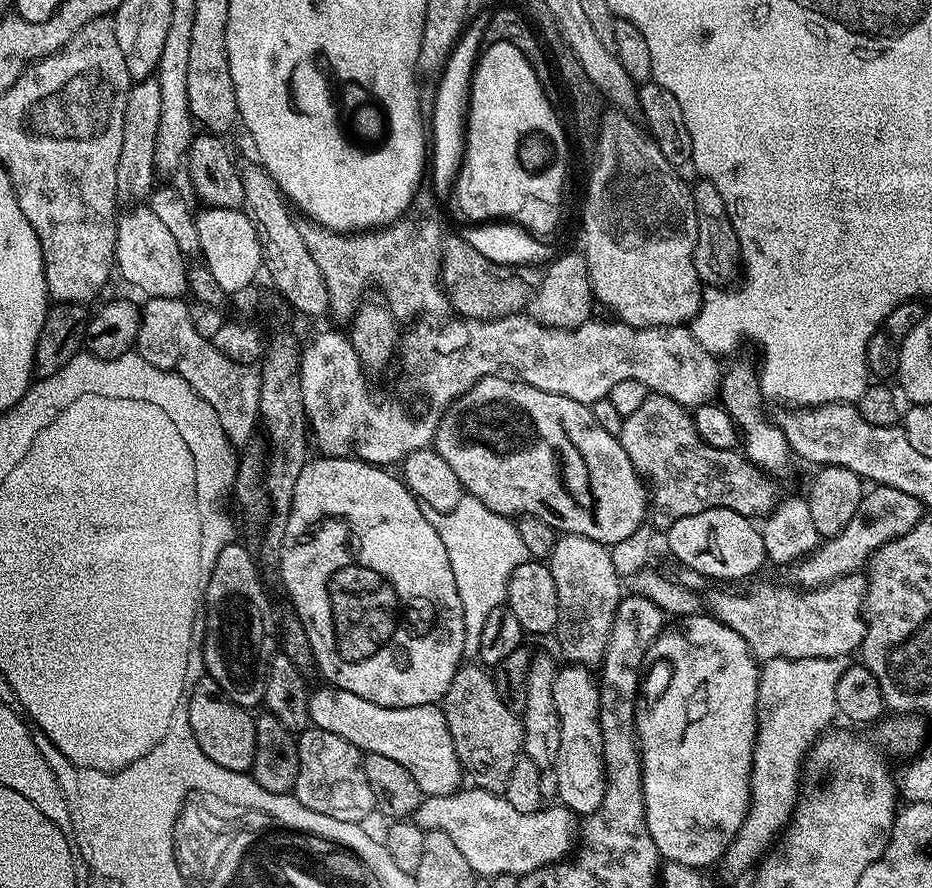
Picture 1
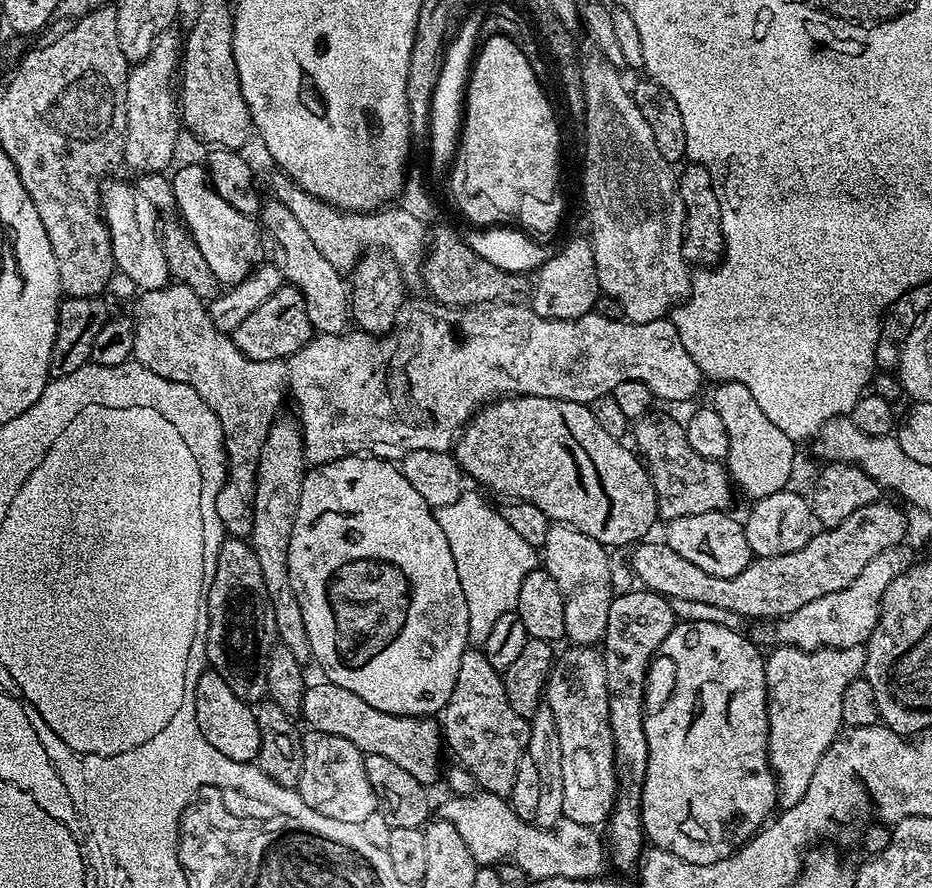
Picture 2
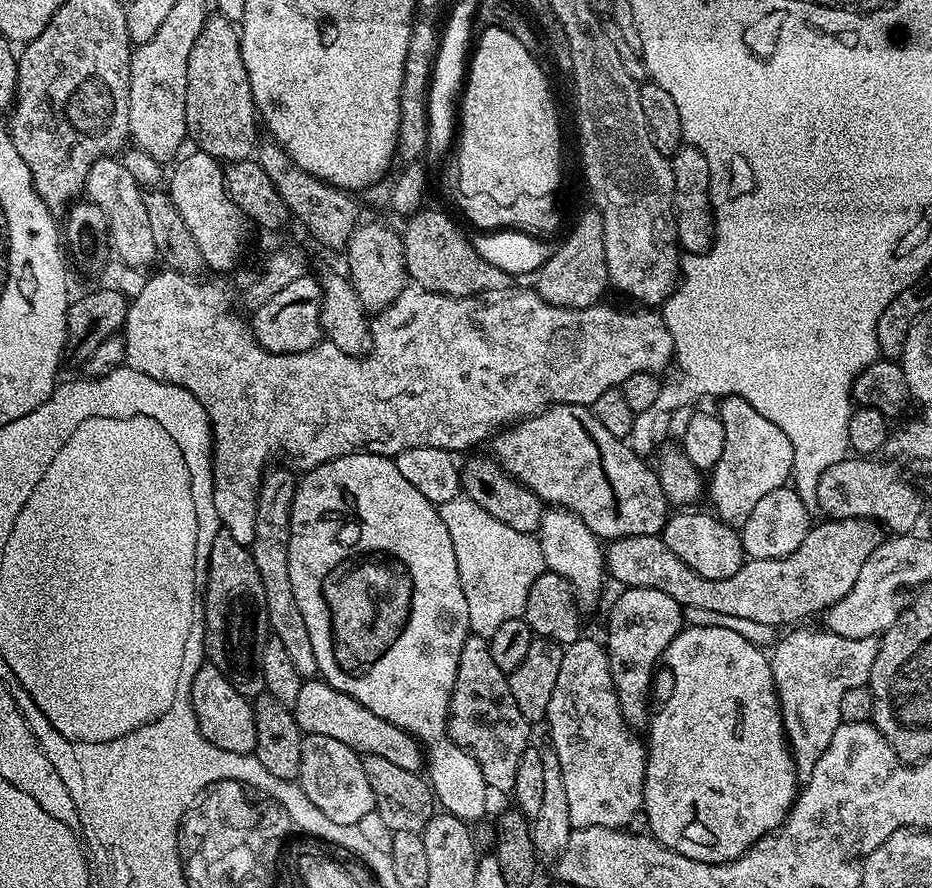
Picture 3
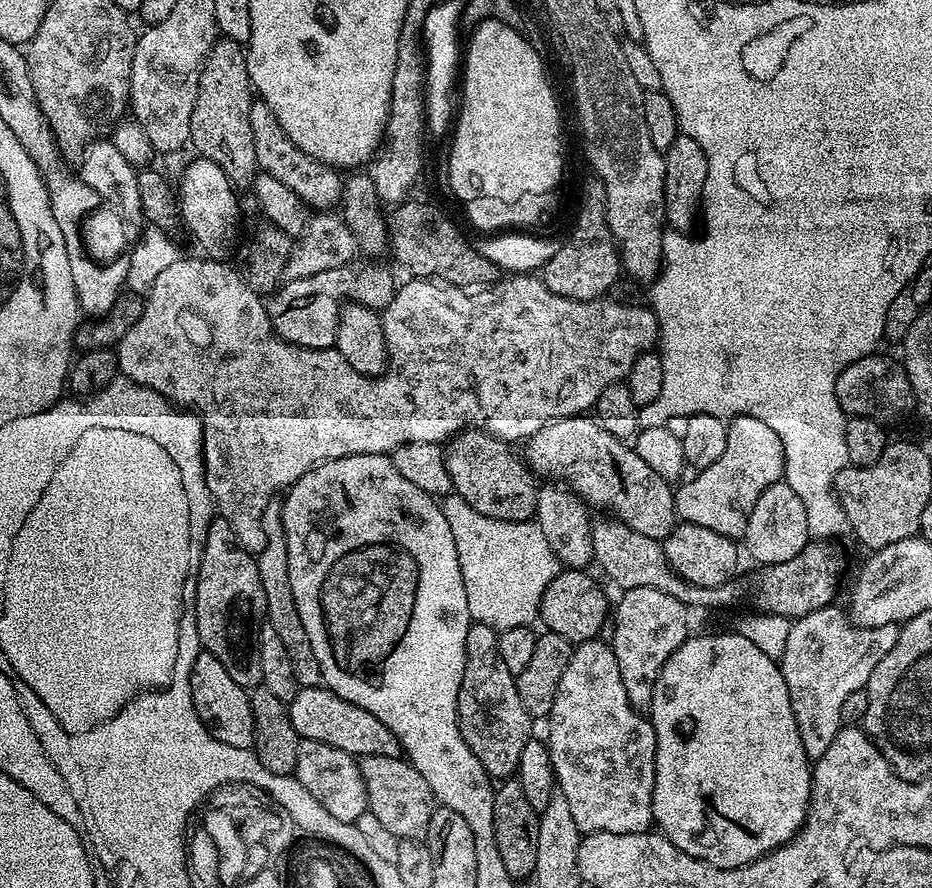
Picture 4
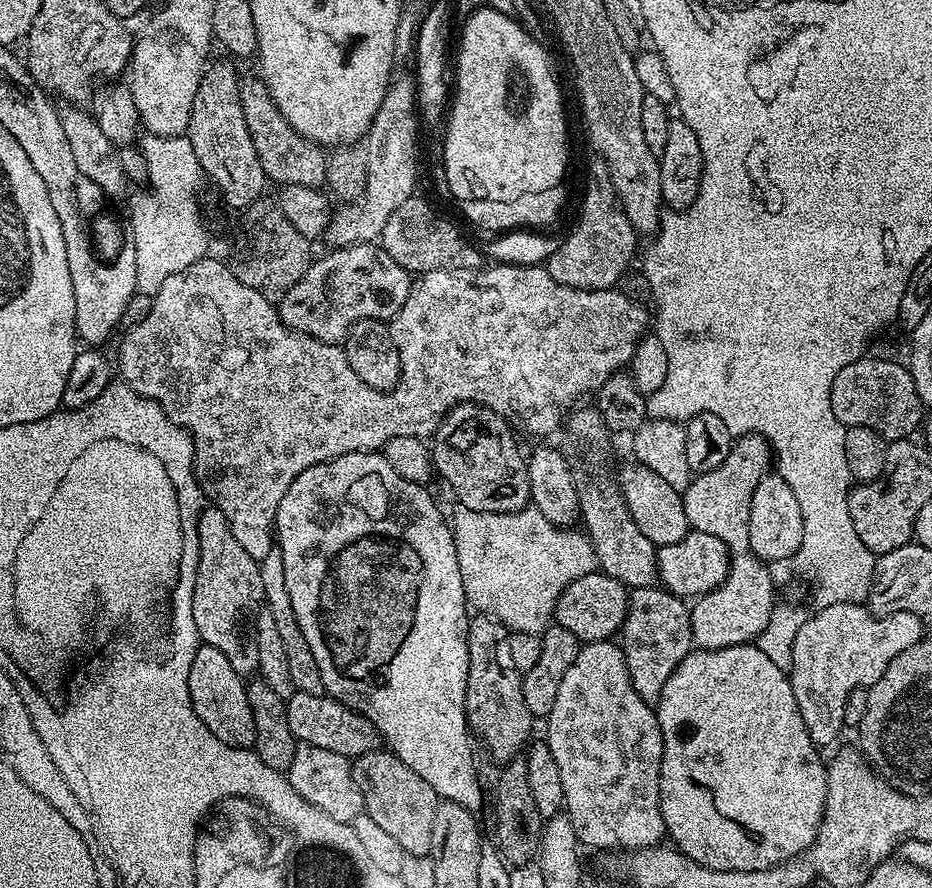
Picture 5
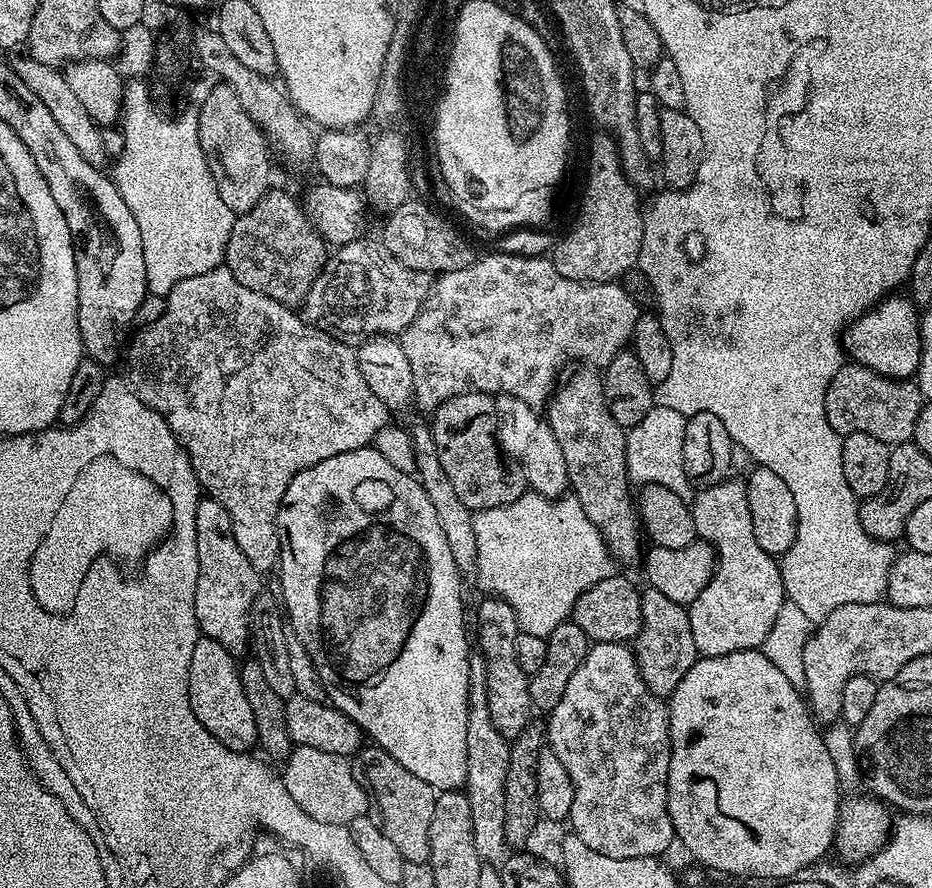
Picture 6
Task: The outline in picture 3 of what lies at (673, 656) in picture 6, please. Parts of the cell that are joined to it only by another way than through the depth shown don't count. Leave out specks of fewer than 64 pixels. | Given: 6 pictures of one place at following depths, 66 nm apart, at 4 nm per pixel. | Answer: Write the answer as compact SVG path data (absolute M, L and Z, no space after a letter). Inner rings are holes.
M624 588L608 612L608 661L610 678L618 694L618 706L629 728L636 730L649 719L650 697L654 692L654 673L666 646L685 627L684 609L670 594L649 588Z

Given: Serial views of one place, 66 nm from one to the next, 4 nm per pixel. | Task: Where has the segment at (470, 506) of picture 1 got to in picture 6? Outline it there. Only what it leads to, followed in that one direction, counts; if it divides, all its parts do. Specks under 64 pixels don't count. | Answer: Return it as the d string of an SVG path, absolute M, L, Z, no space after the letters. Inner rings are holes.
M529 490L506 506L473 512L472 521L478 542L474 579L487 595L510 602L526 634L549 636L554 626L571 617L573 606L590 586L617 571L604 535L586 518L574 495L553 498Z

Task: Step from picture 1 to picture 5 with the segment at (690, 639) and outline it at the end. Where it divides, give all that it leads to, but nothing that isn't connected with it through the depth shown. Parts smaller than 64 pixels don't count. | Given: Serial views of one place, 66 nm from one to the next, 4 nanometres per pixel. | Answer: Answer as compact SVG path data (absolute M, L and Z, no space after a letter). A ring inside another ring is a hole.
M755 643L726 646L725 648L696 648L670 674L662 694L654 704L658 726L662 730L662 774L660 775L660 805L664 819L664 831L671 843L694 862L723 872L753 872L766 870L776 864L785 864L790 858L802 854L814 842L820 829L826 806L828 769L826 760L820 757L821 749L810 738L806 722L802 722L802 710L794 699L794 690L789 673L770 662L770 658L757 648Z

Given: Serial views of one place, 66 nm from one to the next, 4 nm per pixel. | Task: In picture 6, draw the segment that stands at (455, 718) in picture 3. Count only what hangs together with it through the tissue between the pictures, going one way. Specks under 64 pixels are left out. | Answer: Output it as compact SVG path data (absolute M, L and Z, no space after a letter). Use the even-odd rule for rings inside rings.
M485 595L483 599L484 601L476 608L476 632L474 628L474 636L475 639L476 636L480 639L480 652L484 655L482 664L486 674L486 694L490 706L490 718L494 718L494 726L502 735L515 738L534 716L532 699L528 689L530 678L524 673L522 666L518 666L518 658L516 657L516 639L521 633L520 623L510 606L510 602L500 599L498 596Z

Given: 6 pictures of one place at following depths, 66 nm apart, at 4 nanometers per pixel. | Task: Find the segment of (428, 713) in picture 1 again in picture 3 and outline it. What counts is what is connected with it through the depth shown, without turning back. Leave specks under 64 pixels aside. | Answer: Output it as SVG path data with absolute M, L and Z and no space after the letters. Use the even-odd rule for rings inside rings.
M305 679L298 690L298 698L290 707L296 725L305 734L326 734L326 738L343 742L364 756L386 758L394 762L394 766L402 766L402 770L420 772L425 767L426 753L419 740L415 740L406 730L394 726L394 722L378 718L374 710L366 710L362 702L350 698L350 694L342 694L342 690L334 690L323 679Z

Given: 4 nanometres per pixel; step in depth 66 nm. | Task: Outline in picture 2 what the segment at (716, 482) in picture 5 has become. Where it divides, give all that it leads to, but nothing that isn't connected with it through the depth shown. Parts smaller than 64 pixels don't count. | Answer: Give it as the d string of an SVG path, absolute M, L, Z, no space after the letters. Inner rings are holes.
M720 382L712 392L710 407L730 434L730 450L726 467L732 482L755 502L775 492L783 492L789 487L788 479L792 476L792 467L796 464L797 445L766 414L762 414L754 394L742 386L742 382Z

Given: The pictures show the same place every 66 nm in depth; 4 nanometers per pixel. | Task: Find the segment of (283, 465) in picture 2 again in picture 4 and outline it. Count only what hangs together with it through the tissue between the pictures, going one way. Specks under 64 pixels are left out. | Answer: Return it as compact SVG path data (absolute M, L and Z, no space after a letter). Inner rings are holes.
M273 498L266 506L260 519L262 531L266 534L266 546L255 553L258 566L258 578L262 578L262 594L266 594L266 623L274 626L278 639L286 645L286 654L290 654L290 666L294 669L294 678L300 688L318 688L324 684L322 666L318 666L318 658L314 658L314 646L310 646L310 637L306 634L306 626L302 626L302 618L298 615L298 606L294 606L294 590L290 590L290 558L286 550L286 534L284 533L284 510L279 499Z

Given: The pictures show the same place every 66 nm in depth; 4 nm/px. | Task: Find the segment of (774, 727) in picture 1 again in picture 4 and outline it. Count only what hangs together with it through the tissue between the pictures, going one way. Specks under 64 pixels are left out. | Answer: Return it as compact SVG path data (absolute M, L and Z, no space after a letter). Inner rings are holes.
M836 607L814 610L814 614L799 616L791 621L785 650L778 659L782 678L786 678L786 690L790 690L794 722L798 724L798 734L802 738L802 746L809 758L826 754L830 742L834 742L842 727L842 702L846 702L849 694L867 689L870 674L874 674L874 666L878 666L884 655L894 648L894 642L898 642L900 633L900 628L895 624L873 628L863 628L853 624L845 609Z

